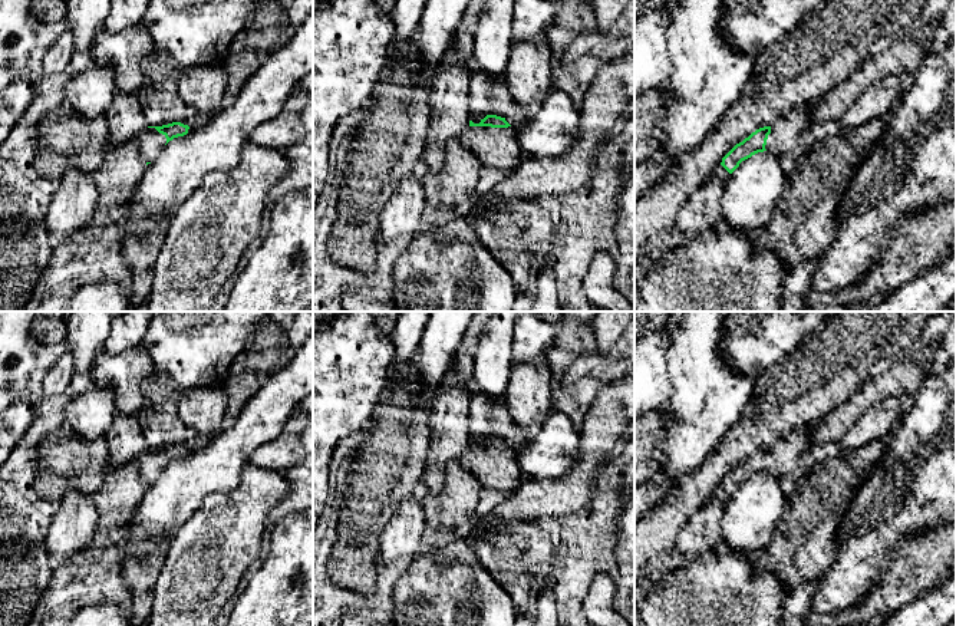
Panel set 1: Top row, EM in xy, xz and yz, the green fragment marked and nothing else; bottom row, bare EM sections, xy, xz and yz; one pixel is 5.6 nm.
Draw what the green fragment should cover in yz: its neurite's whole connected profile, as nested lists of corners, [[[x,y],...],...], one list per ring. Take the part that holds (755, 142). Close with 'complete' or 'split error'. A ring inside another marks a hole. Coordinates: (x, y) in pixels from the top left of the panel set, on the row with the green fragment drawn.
[[[801,105],[792,109],[785,118],[771,126],[752,132],[742,142],[736,144],[712,171],[706,182],[718,178],[726,181],[739,164],[758,152],[782,155],[792,149],[801,135],[808,129],[812,105]]]; split error

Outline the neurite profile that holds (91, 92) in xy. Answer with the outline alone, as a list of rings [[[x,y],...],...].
[[[90,66],[72,75],[65,85],[65,96],[70,106],[85,118],[105,115],[116,93],[116,75],[112,67]]]

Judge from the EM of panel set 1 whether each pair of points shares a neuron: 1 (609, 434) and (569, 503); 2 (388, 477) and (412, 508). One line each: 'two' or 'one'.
1: one
2: two

